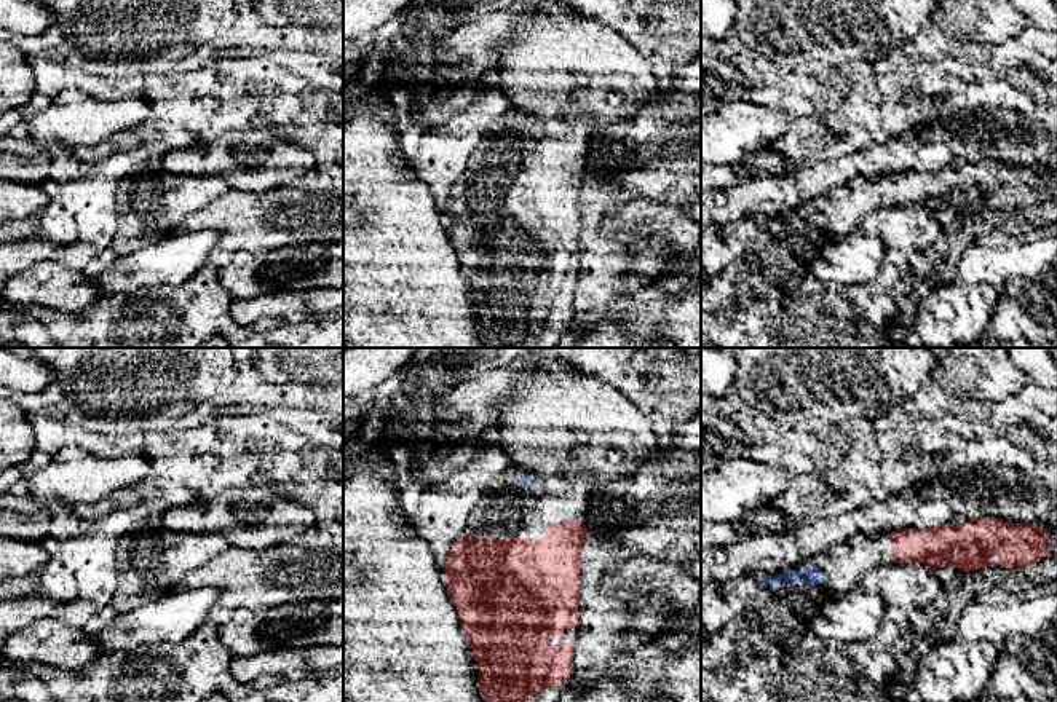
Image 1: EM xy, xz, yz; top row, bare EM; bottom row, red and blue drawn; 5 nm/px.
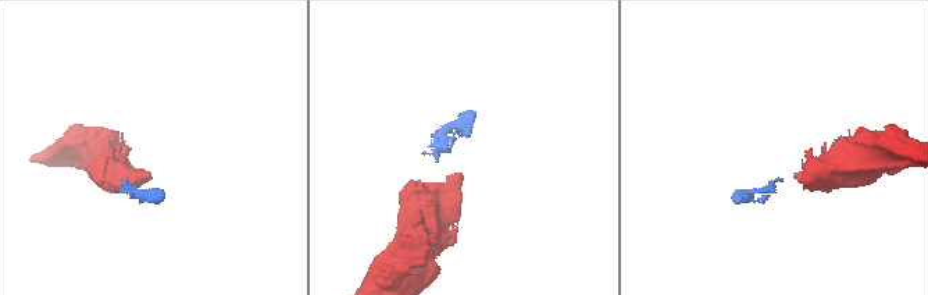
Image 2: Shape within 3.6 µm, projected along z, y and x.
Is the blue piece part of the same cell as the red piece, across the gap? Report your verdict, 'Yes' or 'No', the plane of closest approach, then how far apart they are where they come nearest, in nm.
Yes. Closest in xz. Distance 200 nm

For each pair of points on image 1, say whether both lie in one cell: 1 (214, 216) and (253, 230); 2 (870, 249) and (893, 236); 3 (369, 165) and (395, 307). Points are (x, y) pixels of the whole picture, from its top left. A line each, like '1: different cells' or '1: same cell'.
1: same cell
2: different cells
3: same cell

